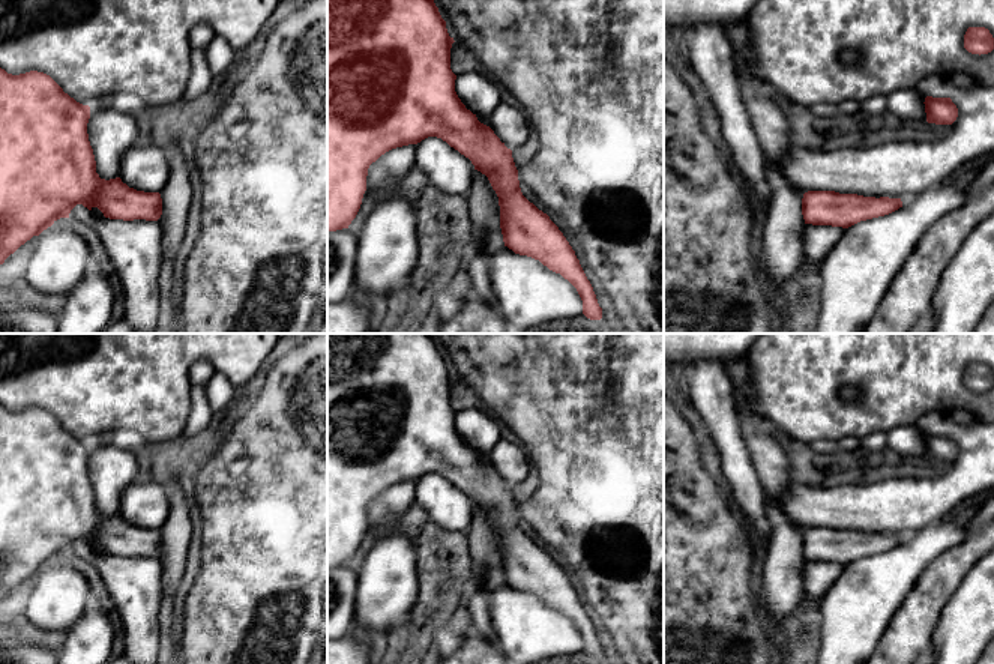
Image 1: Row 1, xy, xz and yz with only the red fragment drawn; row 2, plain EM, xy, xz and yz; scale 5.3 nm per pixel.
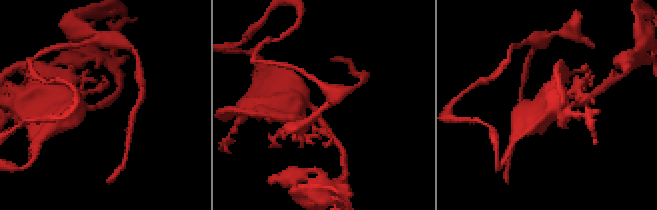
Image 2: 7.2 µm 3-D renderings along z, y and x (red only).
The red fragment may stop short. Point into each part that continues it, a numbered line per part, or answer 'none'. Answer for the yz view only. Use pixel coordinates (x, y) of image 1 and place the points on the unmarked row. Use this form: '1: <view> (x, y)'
1: yz (781, 589)

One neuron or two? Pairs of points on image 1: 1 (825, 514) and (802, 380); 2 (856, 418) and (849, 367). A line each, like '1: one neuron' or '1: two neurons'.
1: two neurons
2: one neuron

